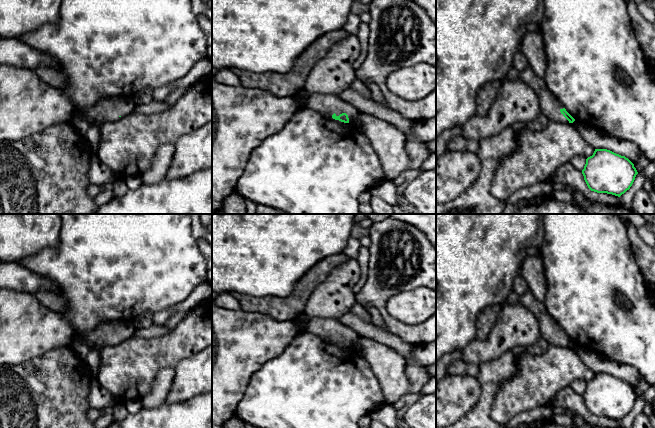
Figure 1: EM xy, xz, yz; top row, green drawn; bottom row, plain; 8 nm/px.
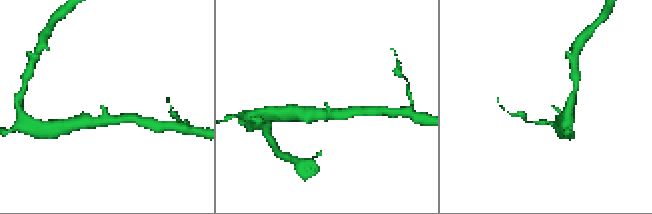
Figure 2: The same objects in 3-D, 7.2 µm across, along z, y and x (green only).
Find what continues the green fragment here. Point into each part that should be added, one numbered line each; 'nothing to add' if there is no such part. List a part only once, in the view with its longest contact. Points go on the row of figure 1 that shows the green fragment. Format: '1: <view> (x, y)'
nothing to add

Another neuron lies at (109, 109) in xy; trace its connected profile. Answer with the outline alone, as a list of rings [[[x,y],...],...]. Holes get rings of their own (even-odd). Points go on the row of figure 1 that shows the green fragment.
[[[106,97],[99,99],[84,115],[91,123],[100,126],[132,114],[135,106],[133,97]]]

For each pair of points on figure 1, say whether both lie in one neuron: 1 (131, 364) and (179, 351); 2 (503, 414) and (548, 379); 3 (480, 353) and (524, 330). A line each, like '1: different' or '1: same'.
1: same
2: same
3: same

